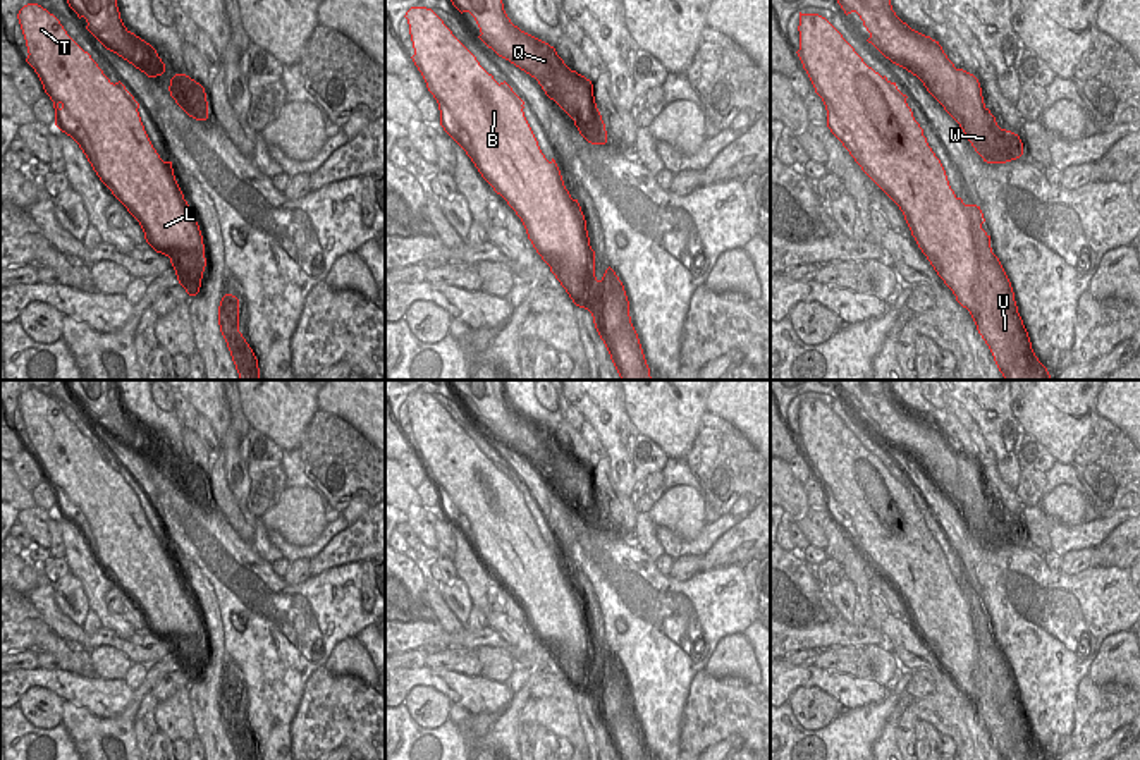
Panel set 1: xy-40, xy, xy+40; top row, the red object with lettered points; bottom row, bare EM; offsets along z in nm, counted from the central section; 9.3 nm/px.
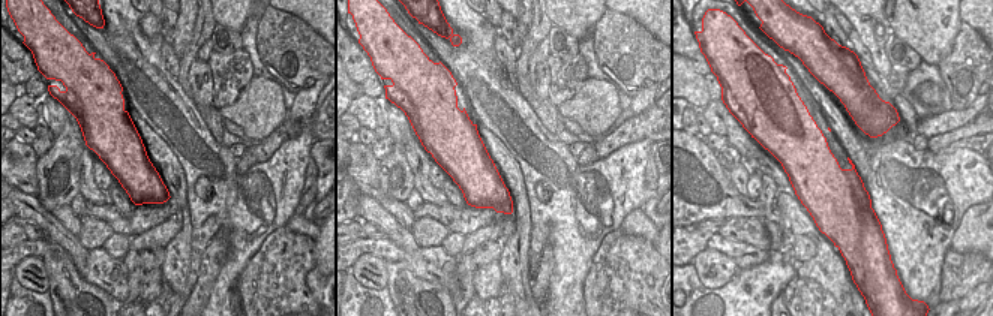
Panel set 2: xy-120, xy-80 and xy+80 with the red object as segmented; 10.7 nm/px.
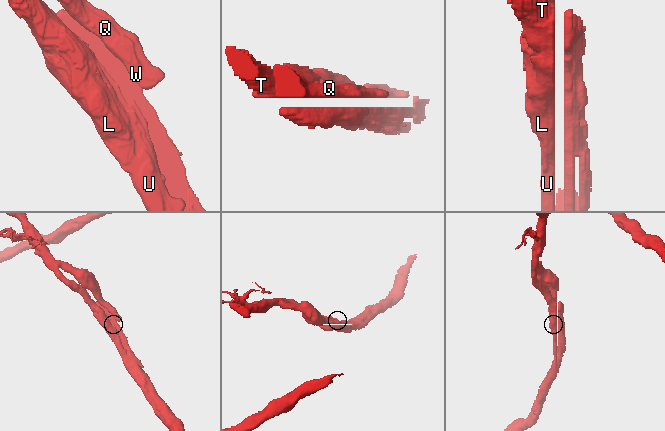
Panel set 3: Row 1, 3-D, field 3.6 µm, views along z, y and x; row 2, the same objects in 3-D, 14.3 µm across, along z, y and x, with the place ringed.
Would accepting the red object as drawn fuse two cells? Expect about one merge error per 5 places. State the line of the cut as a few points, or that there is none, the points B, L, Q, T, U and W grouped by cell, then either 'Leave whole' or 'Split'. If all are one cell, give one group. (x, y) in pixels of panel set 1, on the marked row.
No split. Groups: B L Q T U W. Leave whole.

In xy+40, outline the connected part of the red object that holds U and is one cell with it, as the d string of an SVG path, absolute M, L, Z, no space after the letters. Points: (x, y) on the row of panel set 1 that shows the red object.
M800 12L798 31L796 53L825 105L827 127L861 170L899 206L922 253L956 301L970 311L1004 380L1051 380L1032 349L1011 282L992 253L990 236L982 229L985 218L980 206L965 205L951 189L941 160L906 103L908 96L896 83L868 67L825 17Z

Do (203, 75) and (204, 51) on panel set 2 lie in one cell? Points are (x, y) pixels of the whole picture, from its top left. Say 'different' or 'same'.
different

